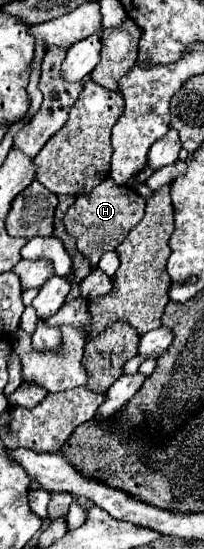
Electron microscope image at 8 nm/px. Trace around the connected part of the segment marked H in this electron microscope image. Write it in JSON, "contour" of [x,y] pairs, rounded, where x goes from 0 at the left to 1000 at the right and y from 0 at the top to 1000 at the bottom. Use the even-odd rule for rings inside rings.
{"contour":[[[544,322],[505,326],[436,359],[377,359],[377,366],[328,381],[309,406],[328,424],[377,439],[377,454],[397,464],[475,486],[485,472],[525,457],[564,457],[574,446],[613,435],[613,428],[691,403],[711,384],[711,366],[652,348],[574,341]],[[358,395],[387,395],[387,403],[358,403]]]}

